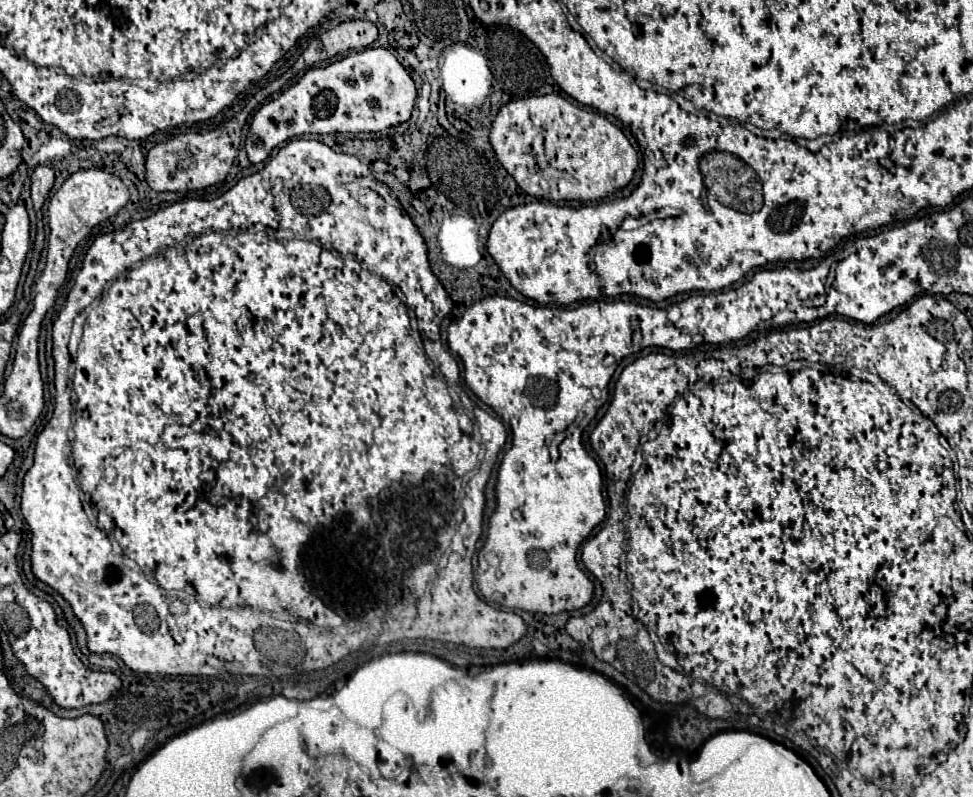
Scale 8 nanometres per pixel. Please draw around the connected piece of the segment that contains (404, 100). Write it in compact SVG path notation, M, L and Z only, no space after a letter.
M357 50L325 68L307 70L305 76L287 88L277 100L263 104L251 120L245 150L249 160L259 164L269 158L275 146L303 134L379 132L407 122L415 98L417 90L409 72L389 50Z

